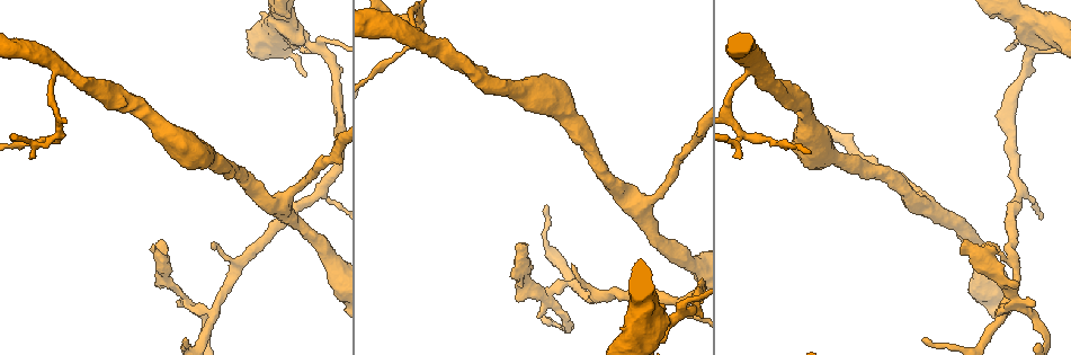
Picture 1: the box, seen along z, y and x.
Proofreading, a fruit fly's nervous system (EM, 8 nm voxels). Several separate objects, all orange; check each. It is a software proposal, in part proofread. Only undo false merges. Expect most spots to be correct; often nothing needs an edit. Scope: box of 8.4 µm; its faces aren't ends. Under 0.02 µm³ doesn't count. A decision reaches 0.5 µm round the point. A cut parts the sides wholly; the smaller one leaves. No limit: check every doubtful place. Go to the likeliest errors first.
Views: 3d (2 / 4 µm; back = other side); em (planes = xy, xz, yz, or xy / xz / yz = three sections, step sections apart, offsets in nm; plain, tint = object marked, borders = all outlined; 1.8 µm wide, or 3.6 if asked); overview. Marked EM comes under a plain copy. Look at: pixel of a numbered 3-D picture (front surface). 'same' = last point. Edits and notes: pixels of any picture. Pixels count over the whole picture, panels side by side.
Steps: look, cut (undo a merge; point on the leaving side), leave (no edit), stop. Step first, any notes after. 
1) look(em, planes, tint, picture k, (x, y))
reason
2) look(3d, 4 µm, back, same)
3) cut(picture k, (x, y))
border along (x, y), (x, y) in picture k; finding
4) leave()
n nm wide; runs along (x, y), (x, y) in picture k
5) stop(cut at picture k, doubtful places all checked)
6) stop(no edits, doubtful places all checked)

look(em, planes, tint, picture 1, (573, 286))
arms part here

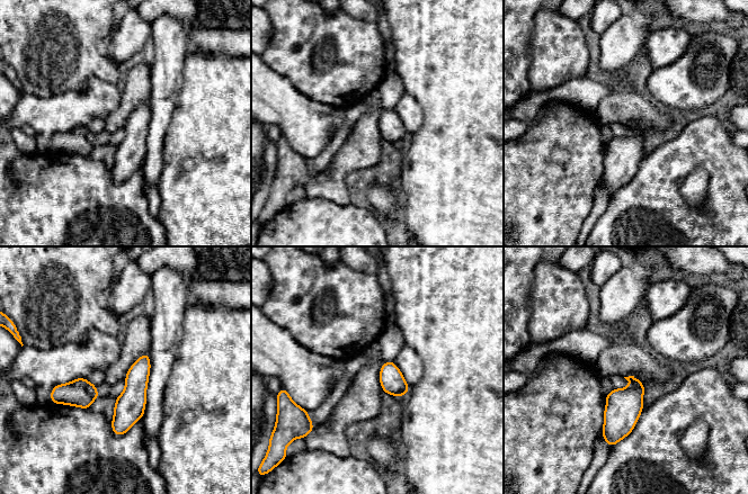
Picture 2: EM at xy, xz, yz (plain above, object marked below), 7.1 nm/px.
cut(picture 2, (74, 394))
border along (86, 380), (86, 389), (94, 398) in picture 2; two cells meet here

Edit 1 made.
look(em, planes, tint, picture 1, (734, 127))
a fork

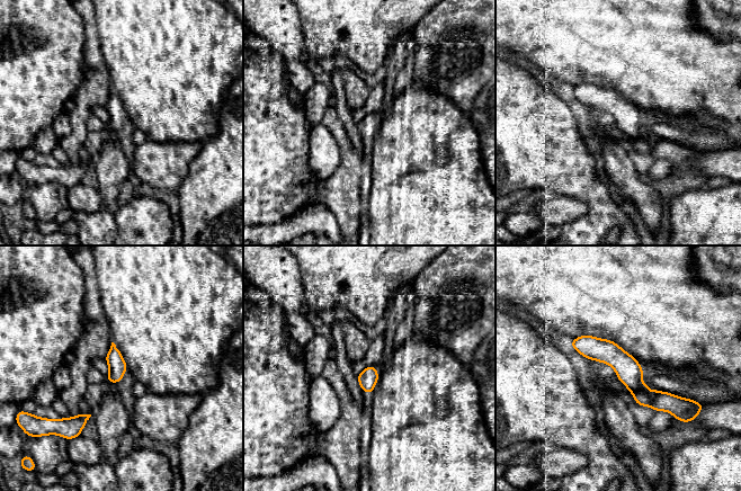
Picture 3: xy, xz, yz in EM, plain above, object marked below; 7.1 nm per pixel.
cut(picture 3, (683, 409))
border along (648, 392), (651, 395), (651, 405) in picture 3; two cells meet here

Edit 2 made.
look(3d, 4 µm, picture 1, (321, 50))
branch point

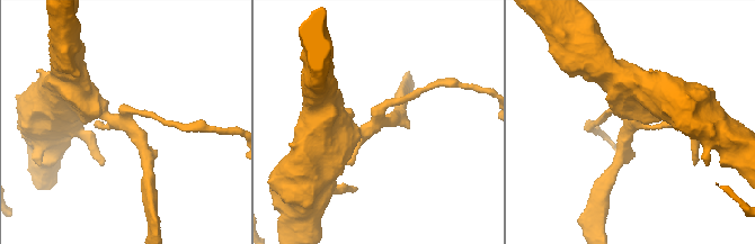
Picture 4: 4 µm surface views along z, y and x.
look(em, planes, tint, picture 4, (632, 122))
3 arms

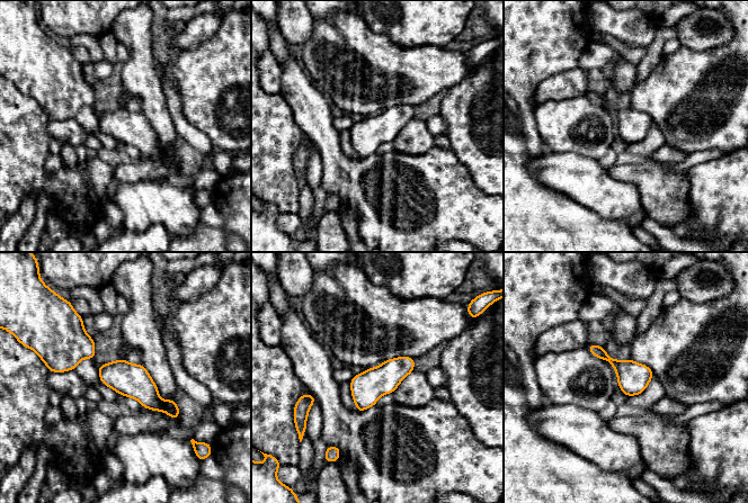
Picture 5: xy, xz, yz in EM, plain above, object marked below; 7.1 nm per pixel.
leave()
runs along (100, 368), (133, 380), (176, 415) in picture 5; all the same cell

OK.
look(em, 3.6 µm, planes, tint, picture 1, (294, 32))
sudden change in width

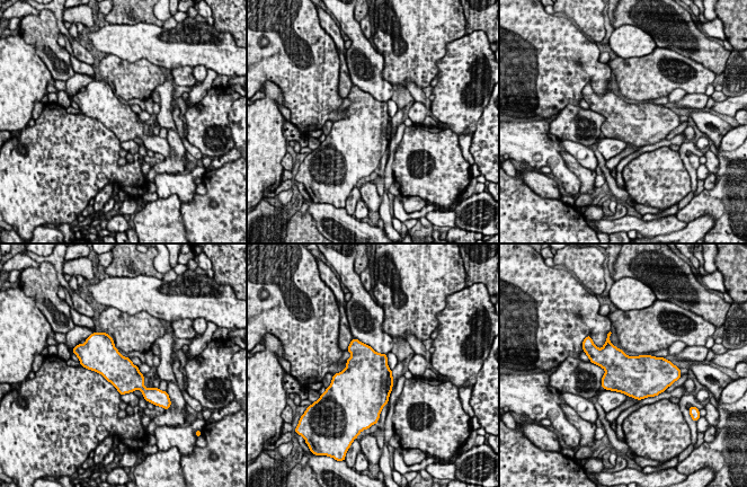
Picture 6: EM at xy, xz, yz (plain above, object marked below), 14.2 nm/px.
leave()
440 nm wide; continuous, no second cell

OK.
stop(cut at picture 2, cut at picture 3, doubtful places all checked)

